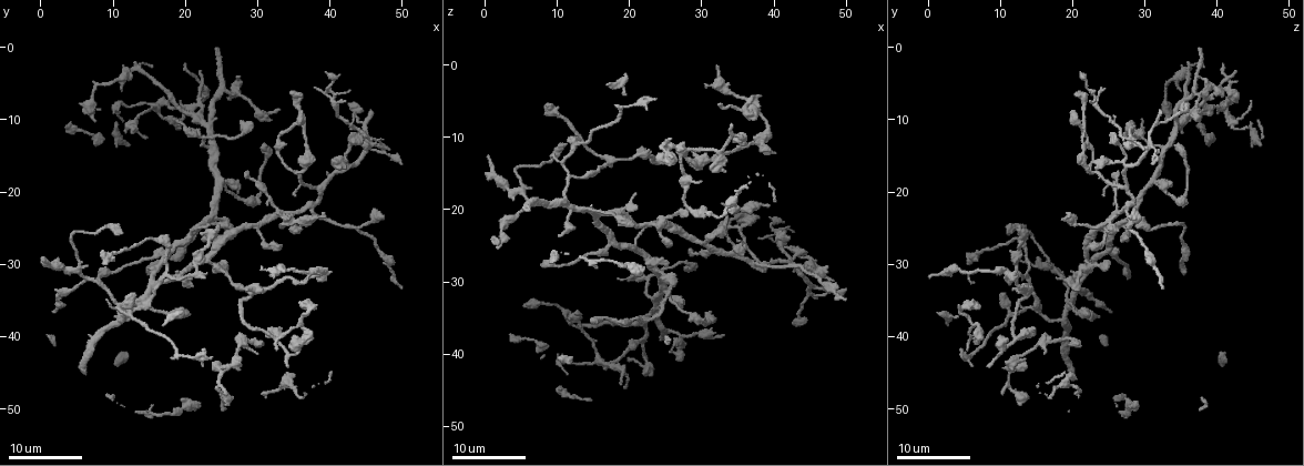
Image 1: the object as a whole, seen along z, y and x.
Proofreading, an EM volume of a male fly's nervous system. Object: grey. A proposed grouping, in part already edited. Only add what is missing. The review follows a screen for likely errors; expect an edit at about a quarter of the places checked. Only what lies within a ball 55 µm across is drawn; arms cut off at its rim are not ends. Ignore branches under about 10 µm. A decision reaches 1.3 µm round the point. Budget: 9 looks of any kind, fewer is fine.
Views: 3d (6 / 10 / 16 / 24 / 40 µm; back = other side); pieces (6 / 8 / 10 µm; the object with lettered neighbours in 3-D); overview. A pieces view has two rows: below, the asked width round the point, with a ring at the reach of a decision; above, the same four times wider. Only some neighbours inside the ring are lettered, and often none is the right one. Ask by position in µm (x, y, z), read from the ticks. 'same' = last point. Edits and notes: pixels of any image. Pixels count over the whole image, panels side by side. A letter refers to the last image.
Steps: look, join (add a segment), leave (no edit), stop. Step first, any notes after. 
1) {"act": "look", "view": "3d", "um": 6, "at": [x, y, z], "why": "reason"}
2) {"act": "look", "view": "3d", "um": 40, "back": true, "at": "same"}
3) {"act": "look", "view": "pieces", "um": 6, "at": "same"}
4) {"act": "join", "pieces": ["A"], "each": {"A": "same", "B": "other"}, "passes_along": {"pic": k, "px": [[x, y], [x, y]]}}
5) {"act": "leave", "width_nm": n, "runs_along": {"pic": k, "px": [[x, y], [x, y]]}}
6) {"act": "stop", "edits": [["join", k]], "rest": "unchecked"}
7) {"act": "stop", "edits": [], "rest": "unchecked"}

{"act": "look", "view": "3d", "um": 16, "at": [33.0, 39.0, 15.0], "why": "branch stops here"}

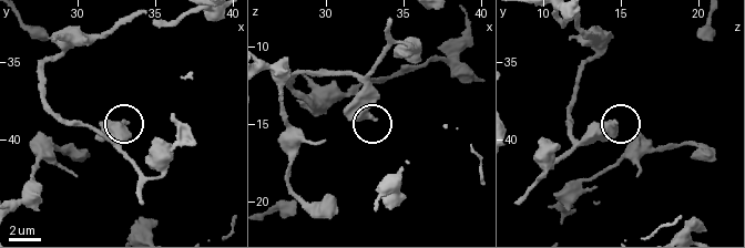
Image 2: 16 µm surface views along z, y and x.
{"act": "look", "view": "3d", "um": 6, "at": [33.2, 39.0, 14.8]}

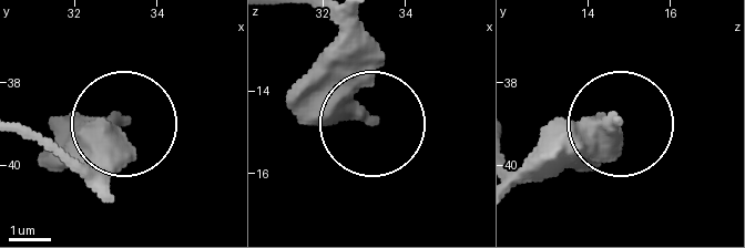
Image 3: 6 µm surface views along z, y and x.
{"act": "look", "view": "pieces", "um": 6, "at": [33.15, 38.95, 14.70]}

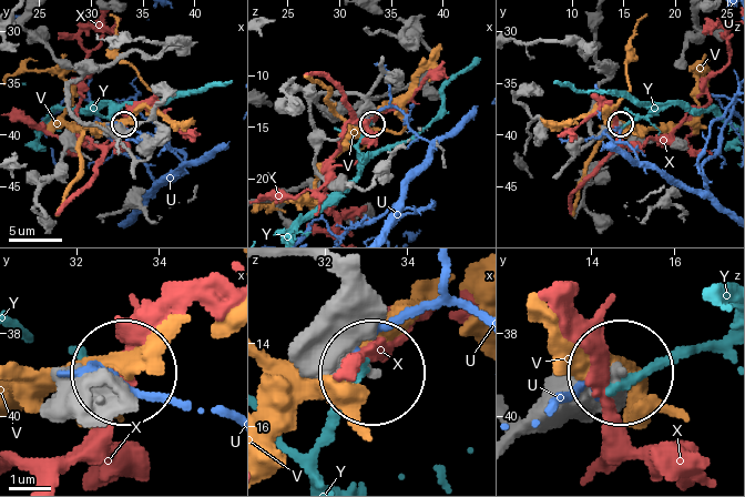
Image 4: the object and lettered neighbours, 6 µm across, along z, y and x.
{"act": "leave", "width_nm": 280, "each": {"U": "other", "V": "other", "X": "other", "Y": "other"}, "found": "no lettered segment goes on from it"}

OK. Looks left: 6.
{"act": "look", "view": "3d", "um": 24, "at": [10.0, 37.5, 23.5], "why": "free end"}

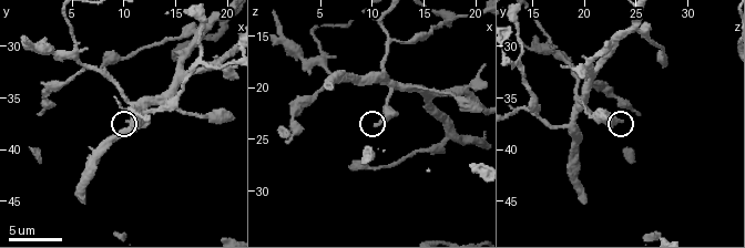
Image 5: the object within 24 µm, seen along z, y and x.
{"act": "look", "view": "pieces", "um": 8, "at": [10.4, 37.0, 23.8]}

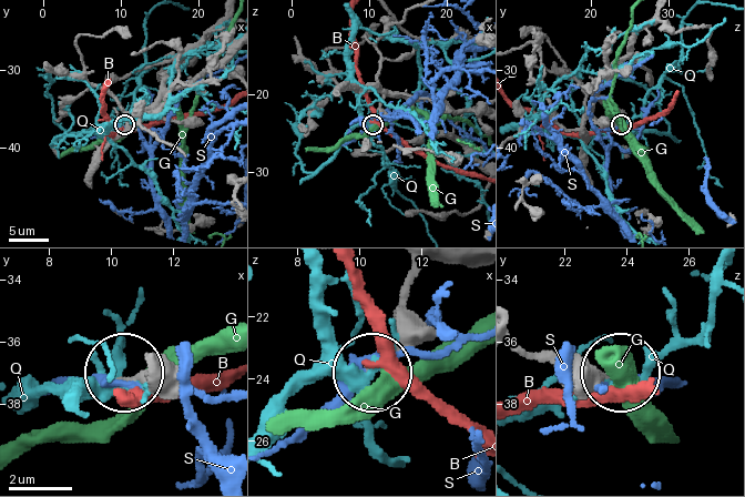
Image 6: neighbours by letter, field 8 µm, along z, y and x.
{"act": "leave", "each": {"B": "other", "G": "other", "Q": "other", "S": "other"}, "found": "none of them fits"}

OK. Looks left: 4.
{"act": "look", "view": "3d", "um": 24, "at": [25.5, 26.0, 27.5], "why": "branch stops here"}

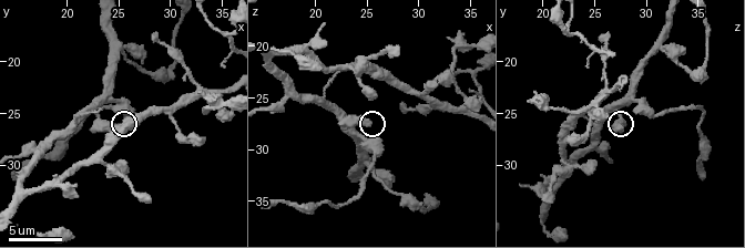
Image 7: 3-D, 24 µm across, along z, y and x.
{"act": "look", "view": "pieces", "um": 8, "at": [25.0, 26.4, 27.6]}

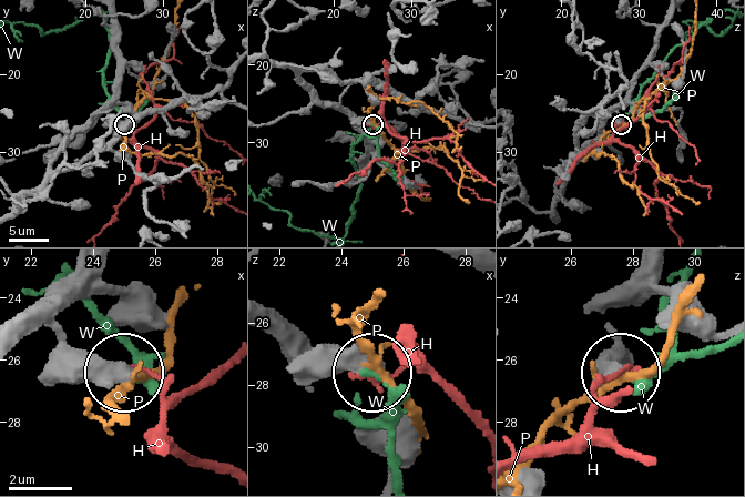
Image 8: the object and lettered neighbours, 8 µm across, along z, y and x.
{"act": "leave", "width_nm": 440, "each": {"H": "other", "P": "other", "W": "other"}, "runs_along": {"pic": 8, "px": [[19, 335], [36, 325], [51, 327], [120, 373]]}, "found": "no lettered segment goes on from it"}

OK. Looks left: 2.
{"act": "look", "view": "pieces", "um": 8, "at": [25.6, 29.8, 24.8], "why": "free end"}

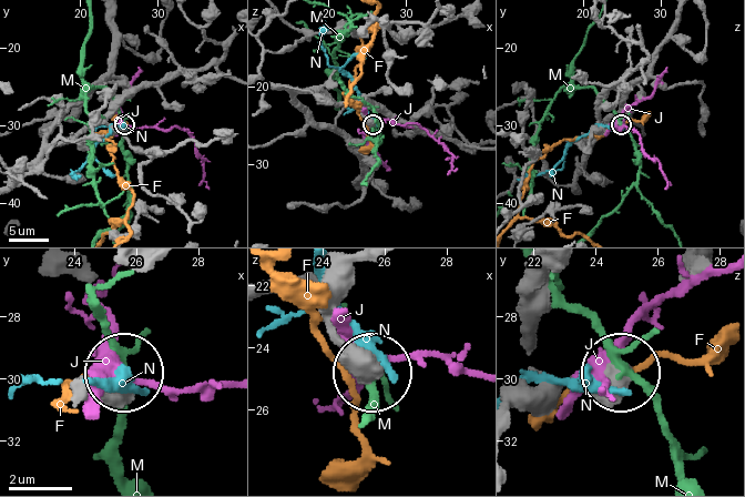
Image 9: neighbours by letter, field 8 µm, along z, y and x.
{"act": "leave", "each": {"F": "other", "J": "other", "M": "other", "N": "other"}, "found": "no lettered segment goes on from it"}

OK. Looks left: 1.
{"act": "look", "view": "pieces", "um": 10, "at": [20.4, 36.6, 22.2], "why": "free end"}

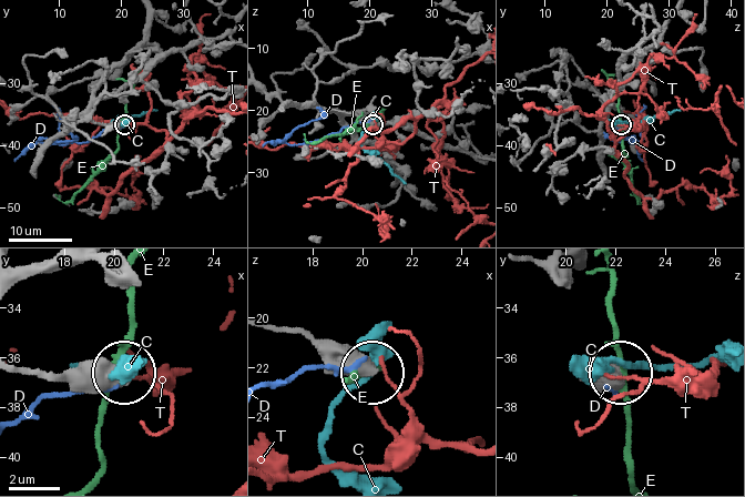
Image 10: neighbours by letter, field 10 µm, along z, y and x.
{"act": "leave", "each": {"C": "other", "D": "other", "E": "other", "T": "other"}, "runs_along": {"pic": 10, "px": [[269, 324], [339, 343], [369, 368]]}, "found": "none of them fits"}

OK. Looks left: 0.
{"act": "stop", "edits": [], "rest": "unchecked"}

